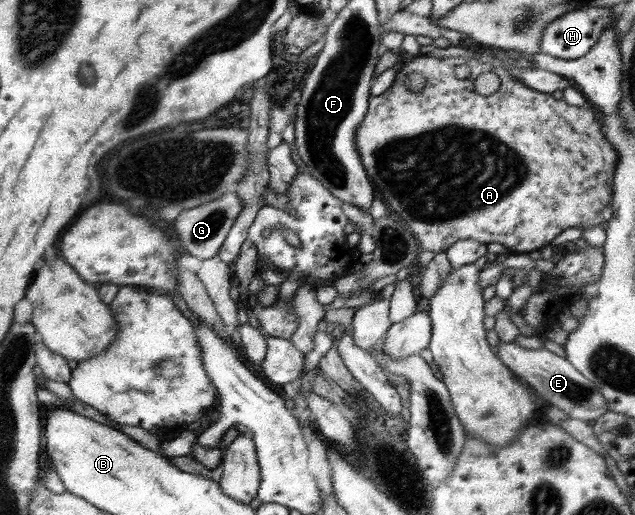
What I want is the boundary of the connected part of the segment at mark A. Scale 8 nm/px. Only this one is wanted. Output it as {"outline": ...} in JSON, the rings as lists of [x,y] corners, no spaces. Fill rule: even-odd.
{"outline":[[[421,54],[405,64],[403,68],[399,67],[395,81],[388,91],[379,96],[370,97],[367,114],[357,127],[354,140],[369,179],[388,204],[390,218],[411,231],[421,250],[433,251],[436,254],[446,252],[451,245],[460,240],[474,240],[487,245],[499,243],[511,253],[530,253],[550,245],[560,233],[563,233],[563,230],[570,227],[585,230],[600,224],[604,225],[606,220],[601,216],[601,211],[611,203],[614,173],[619,165],[619,154],[602,132],[602,121],[599,120],[599,115],[592,106],[567,105],[564,100],[557,101],[551,94],[537,92],[527,87],[499,64],[494,62],[488,64],[461,56],[439,59]],[[458,65],[467,65],[471,69],[471,76],[463,80],[456,78],[454,71]],[[414,71],[420,73],[426,81],[421,91],[409,91],[410,89],[406,86],[408,75]],[[487,71],[495,72],[501,79],[501,84],[497,93],[483,97],[474,91],[474,83],[481,73]]]}

